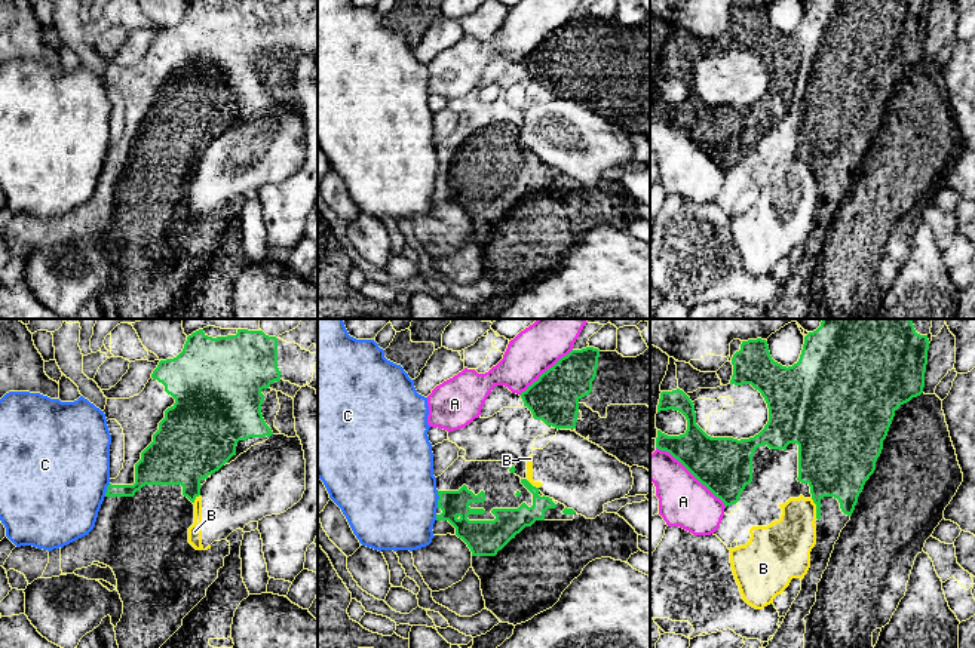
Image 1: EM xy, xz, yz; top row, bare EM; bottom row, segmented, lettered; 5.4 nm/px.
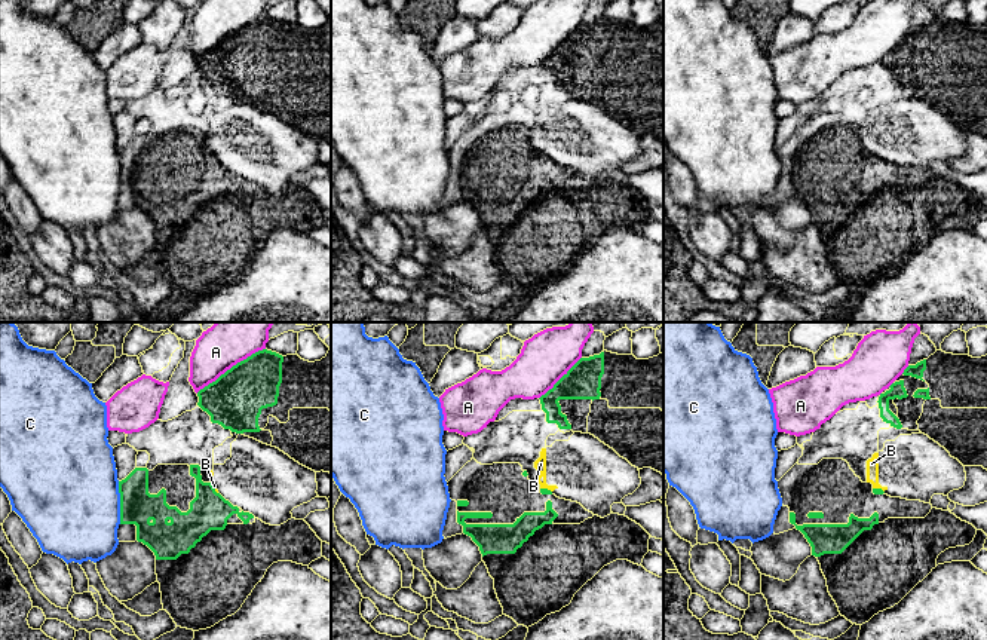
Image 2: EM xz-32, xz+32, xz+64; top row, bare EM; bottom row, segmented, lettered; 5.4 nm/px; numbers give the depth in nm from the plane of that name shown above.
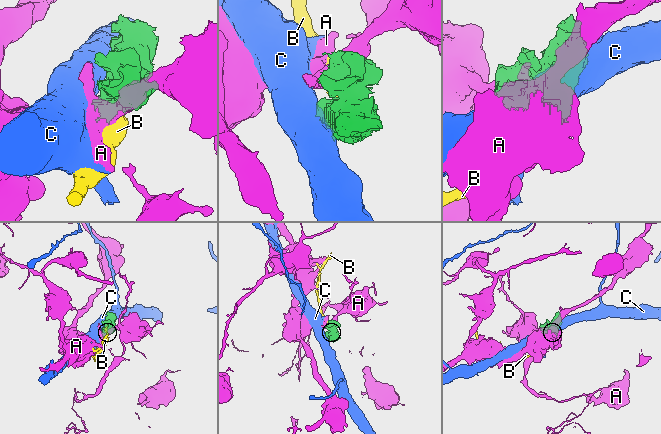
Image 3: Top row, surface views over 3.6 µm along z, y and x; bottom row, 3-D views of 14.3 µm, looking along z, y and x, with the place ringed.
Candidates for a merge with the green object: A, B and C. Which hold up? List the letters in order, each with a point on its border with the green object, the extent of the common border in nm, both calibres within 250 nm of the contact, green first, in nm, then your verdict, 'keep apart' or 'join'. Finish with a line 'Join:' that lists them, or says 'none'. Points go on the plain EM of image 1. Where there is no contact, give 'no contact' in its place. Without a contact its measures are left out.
A: yz (692, 141) | 500 nm | 300/280 nm | keep apart
B: yz (816, 175) | 120 nm | 340/280 nm | keep apart
C: xz (438, 168) | 100 nm | 140/500 nm | keep apart
Join: none

